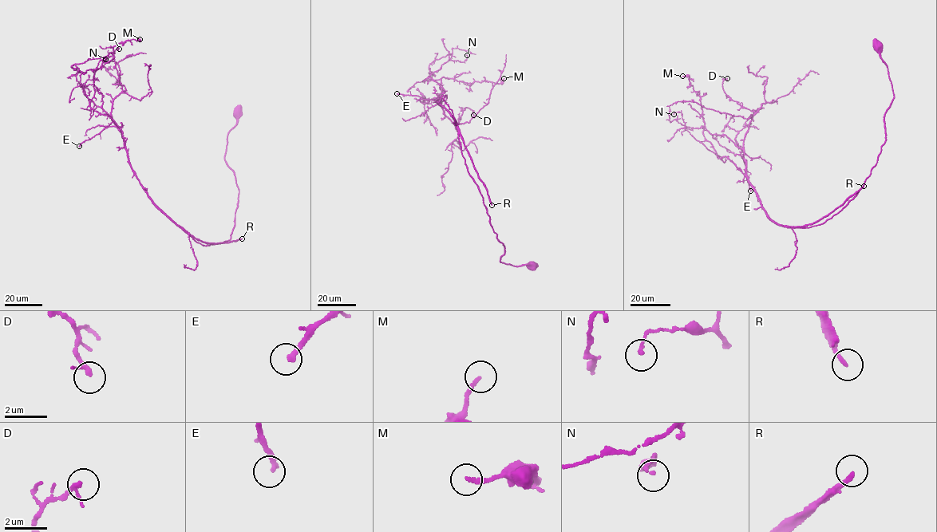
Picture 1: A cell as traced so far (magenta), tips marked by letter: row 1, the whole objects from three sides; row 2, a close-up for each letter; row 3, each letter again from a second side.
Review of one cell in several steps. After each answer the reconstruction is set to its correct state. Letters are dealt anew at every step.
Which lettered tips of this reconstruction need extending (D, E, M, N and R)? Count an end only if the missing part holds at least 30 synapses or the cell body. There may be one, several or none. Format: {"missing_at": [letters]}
{"missing_at": ["R"]}

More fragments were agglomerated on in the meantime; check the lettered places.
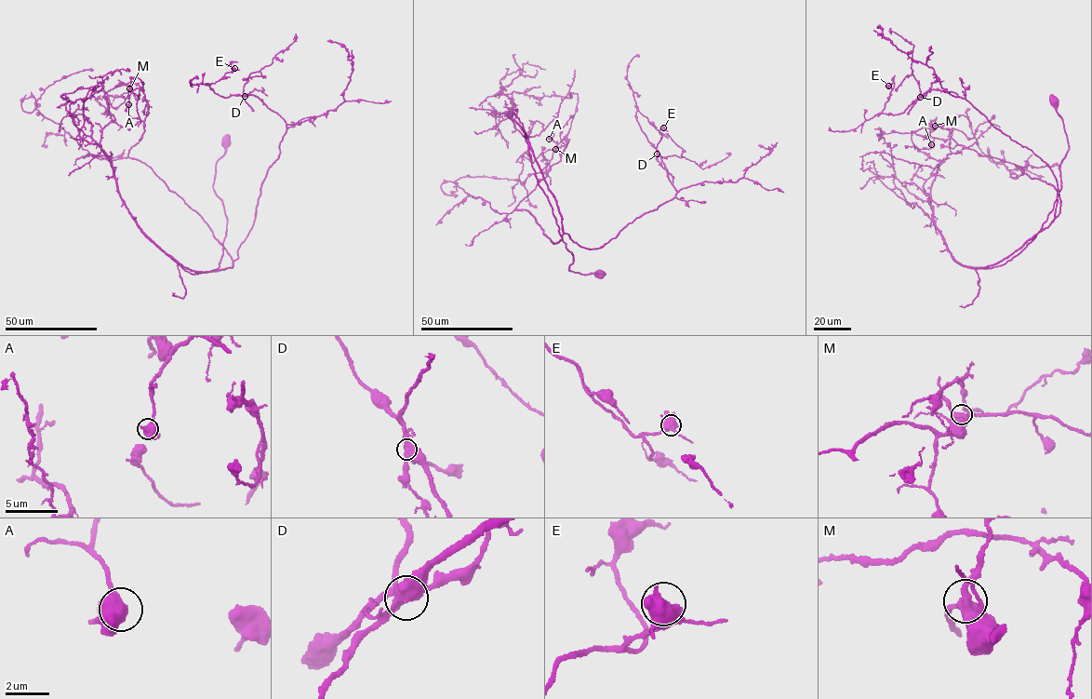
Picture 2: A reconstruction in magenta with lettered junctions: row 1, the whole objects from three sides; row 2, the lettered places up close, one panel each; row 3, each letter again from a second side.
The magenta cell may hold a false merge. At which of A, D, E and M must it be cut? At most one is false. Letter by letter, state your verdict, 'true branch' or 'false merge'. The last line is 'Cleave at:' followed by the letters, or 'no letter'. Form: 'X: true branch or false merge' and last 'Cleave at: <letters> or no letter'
A: true branch
D: false merge
E: true branch
M: true branch
Cleave at: D

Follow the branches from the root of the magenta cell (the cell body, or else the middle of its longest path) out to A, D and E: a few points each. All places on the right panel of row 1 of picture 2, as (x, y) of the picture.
A: (1051, 101), (1069, 145), (1061, 190), (1002, 265), (983, 267), (1048, 225), (1057, 189), (915, 131), (931, 144)
D: (1051, 101), (1069, 145), (1061, 190), (1033, 239), (984, 268), (1049, 224), (1056, 178), (955, 93), (920, 97)
E: (1051, 101), (1061, 190), (984, 268), (1049, 224), (1056, 178), (952, 91), (884, 114), (888, 86)

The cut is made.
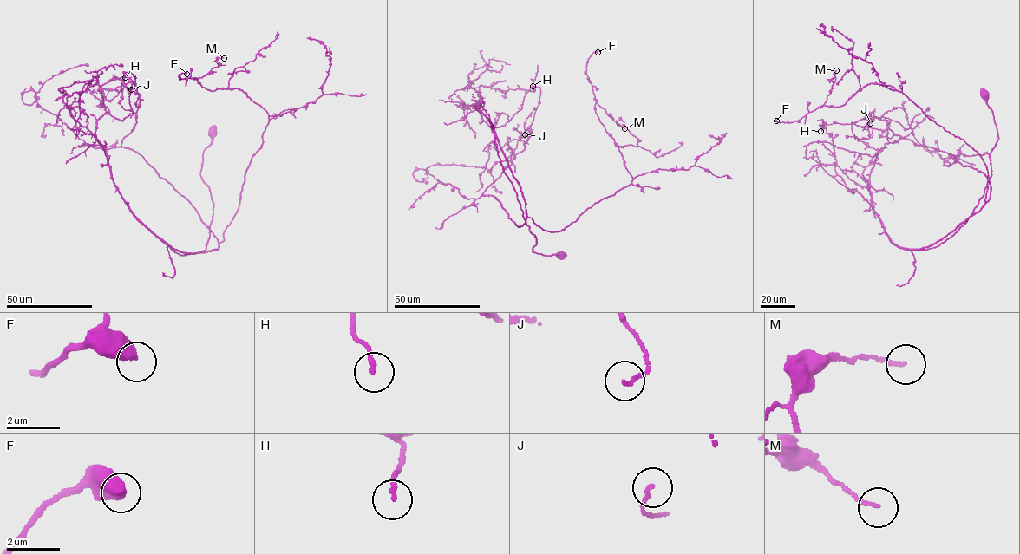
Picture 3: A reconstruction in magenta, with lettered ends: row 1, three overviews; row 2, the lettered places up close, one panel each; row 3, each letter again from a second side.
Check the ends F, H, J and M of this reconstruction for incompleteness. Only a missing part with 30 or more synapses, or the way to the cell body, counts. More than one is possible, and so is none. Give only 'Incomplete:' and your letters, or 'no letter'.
Incomplete: no letter

